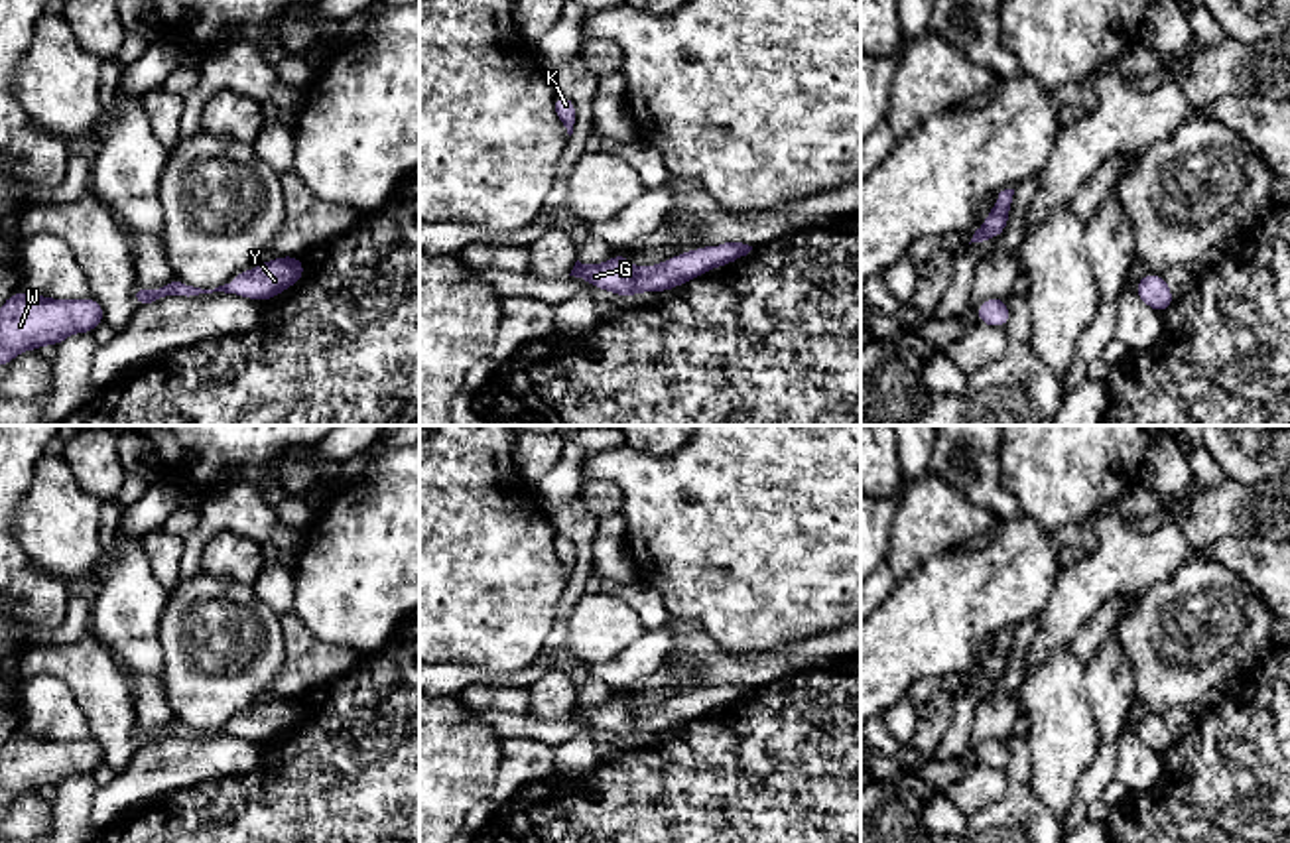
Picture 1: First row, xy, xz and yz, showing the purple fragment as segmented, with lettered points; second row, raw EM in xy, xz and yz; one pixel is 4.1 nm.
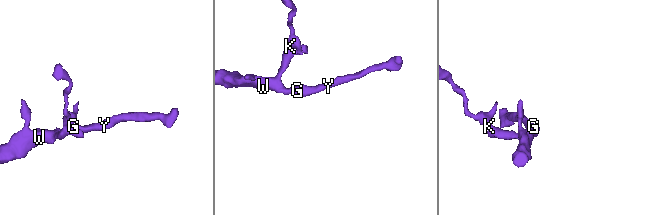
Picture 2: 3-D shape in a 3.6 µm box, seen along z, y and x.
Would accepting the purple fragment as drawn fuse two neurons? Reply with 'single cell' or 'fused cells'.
single cell

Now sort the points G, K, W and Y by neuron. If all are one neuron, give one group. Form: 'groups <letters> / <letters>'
groups G K W Y

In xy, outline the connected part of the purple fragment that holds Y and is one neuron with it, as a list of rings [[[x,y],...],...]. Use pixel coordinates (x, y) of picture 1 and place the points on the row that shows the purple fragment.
[[[280,256],[276,260],[262,262],[252,270],[240,272],[228,284],[219,286],[215,290],[193,288],[173,278],[171,282],[167,282],[158,290],[142,290],[136,284],[132,290],[132,297],[138,307],[156,303],[167,295],[189,297],[189,295],[213,293],[213,292],[234,293],[256,301],[268,301],[270,297],[276,297],[278,293],[297,284],[303,278],[303,274],[305,274],[305,266],[299,260],[299,256]]]

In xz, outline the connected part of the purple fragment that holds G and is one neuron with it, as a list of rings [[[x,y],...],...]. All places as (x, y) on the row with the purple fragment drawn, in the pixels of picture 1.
[[[725,242],[681,252],[672,260],[642,268],[634,268],[626,254],[614,254],[611,260],[591,266],[577,260],[569,276],[583,278],[593,288],[614,292],[626,299],[632,293],[668,292],[713,268],[741,260],[750,250],[752,246],[742,242]]]

